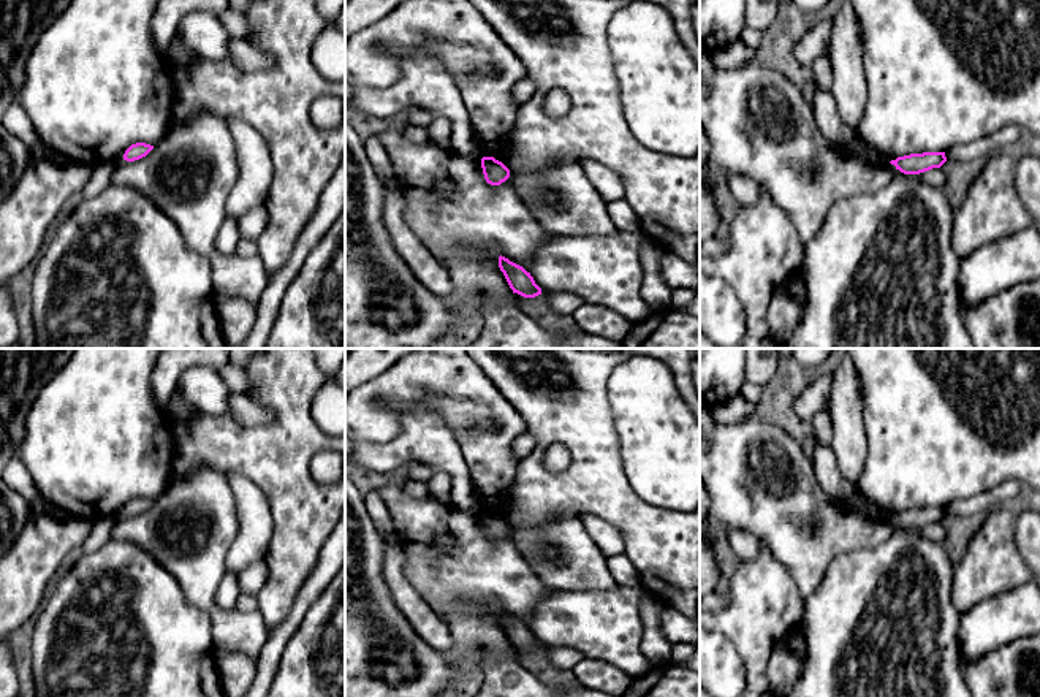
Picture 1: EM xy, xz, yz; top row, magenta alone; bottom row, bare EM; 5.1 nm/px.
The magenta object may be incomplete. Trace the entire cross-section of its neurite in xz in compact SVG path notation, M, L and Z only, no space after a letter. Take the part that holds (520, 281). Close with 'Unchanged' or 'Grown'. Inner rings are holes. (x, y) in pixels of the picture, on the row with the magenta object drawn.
M500 255L499 268L503 272L513 293L518 293L524 298L535 298L541 295L541 288L535 284L530 272L527 272L522 266Z. Unchanged

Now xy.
M146 143L131 144L131 146L125 150L123 160L127 160L127 162L139 160L139 158L146 157L152 149L154 149L154 146L146 144Z. Unchanged

